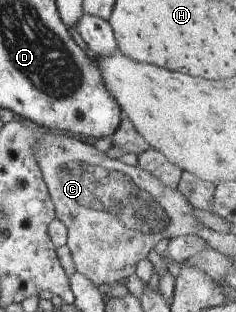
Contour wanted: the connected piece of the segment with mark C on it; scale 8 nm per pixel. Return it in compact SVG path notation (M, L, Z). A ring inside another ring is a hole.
M33 125L39 141L34 145L34 156L41 168L45 183L47 184L50 198L53 200L55 209L56 209L56 218L63 221L68 229L68 240L67 246L69 247L72 253L73 263L77 272L82 273L85 277L88 277L96 286L99 285L116 285L117 281L121 279L127 279L130 275L135 273L137 263L141 259L145 259L151 251L161 241L163 238L176 238L179 235L193 235L197 231L197 225L205 227L199 223L199 219L195 216L195 207L188 200L188 197L185 197L184 193L181 193L181 190L177 188L171 188L166 184L163 184L158 177L147 172L147 170L141 168L139 164L129 165L125 164L119 158L109 158L106 154L103 155L95 145L90 145L84 143L77 139L77 137L71 137L71 135L60 132L59 130L47 130L43 129L43 133L37 131L39 126Z

